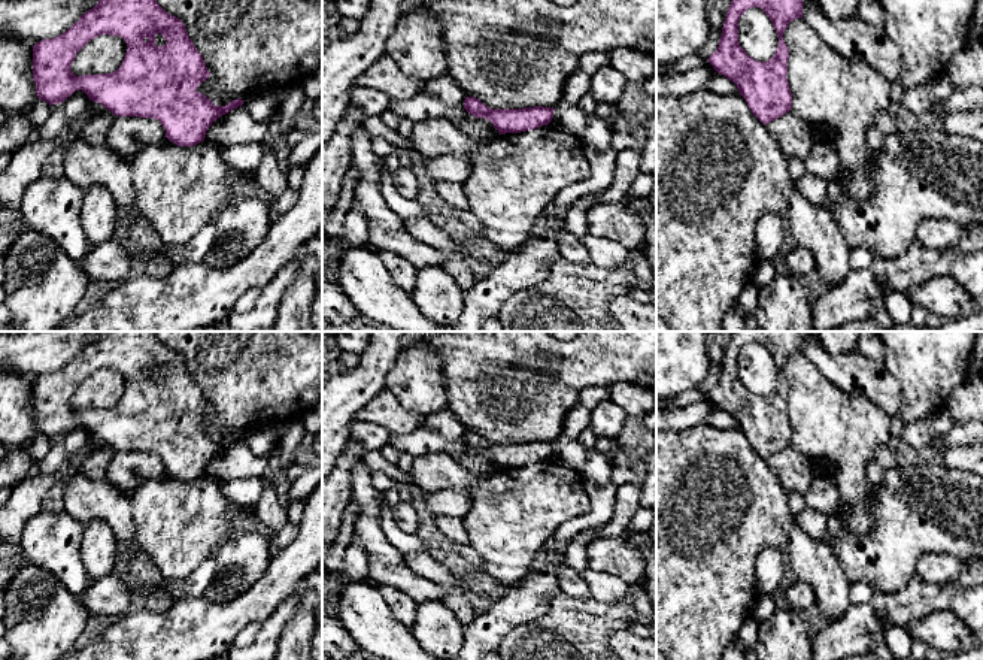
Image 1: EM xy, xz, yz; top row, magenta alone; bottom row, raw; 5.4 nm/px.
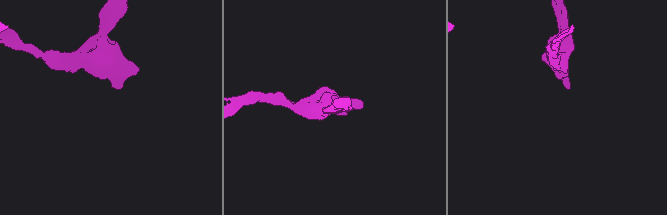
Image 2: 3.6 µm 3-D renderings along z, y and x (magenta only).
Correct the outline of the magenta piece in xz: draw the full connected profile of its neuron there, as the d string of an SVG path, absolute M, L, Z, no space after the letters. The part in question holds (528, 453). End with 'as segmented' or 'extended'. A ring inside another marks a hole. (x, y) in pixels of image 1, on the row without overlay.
M465 432L464 443L476 452L491 455L500 469L534 464L553 452L553 442L491 443L476 432Z; as segmented

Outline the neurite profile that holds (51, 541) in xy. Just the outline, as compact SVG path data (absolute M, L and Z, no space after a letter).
M63 509L40 511L27 520L21 533L28 563L48 570L75 596L81 596L91 581L81 558L82 532L84 523Z

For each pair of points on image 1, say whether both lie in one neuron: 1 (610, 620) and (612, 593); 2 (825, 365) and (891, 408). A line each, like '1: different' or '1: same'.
1: different
2: same

